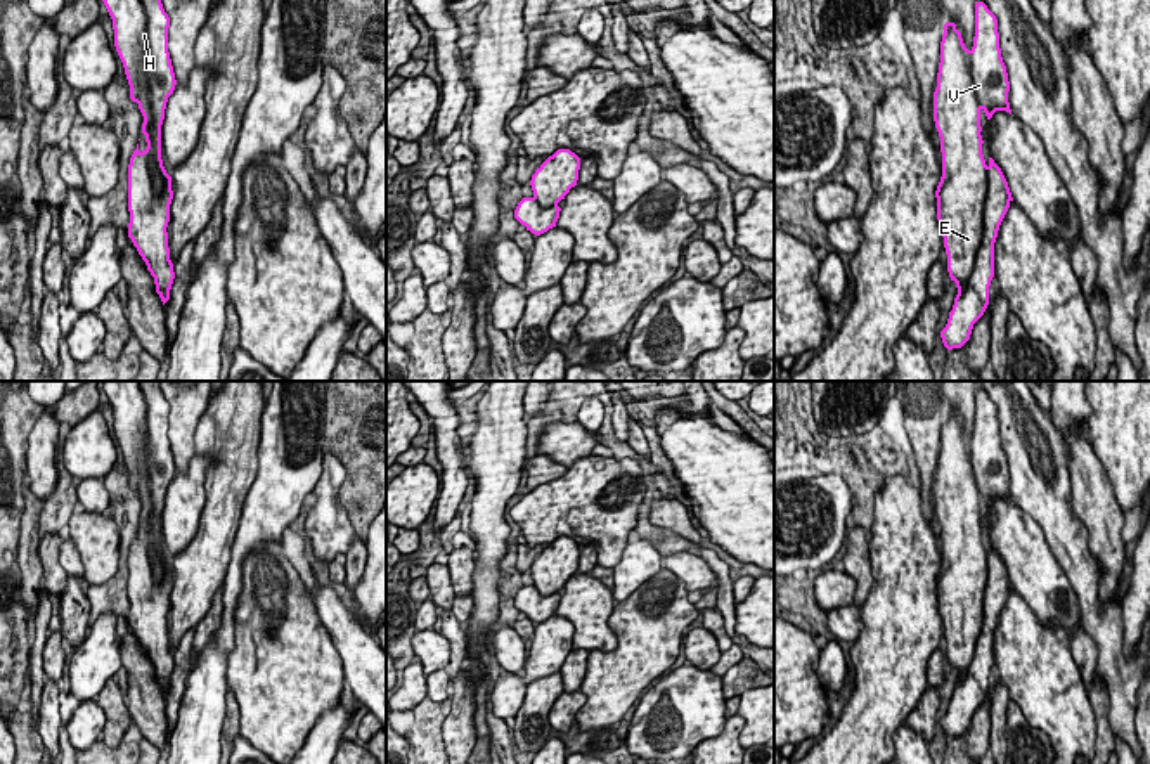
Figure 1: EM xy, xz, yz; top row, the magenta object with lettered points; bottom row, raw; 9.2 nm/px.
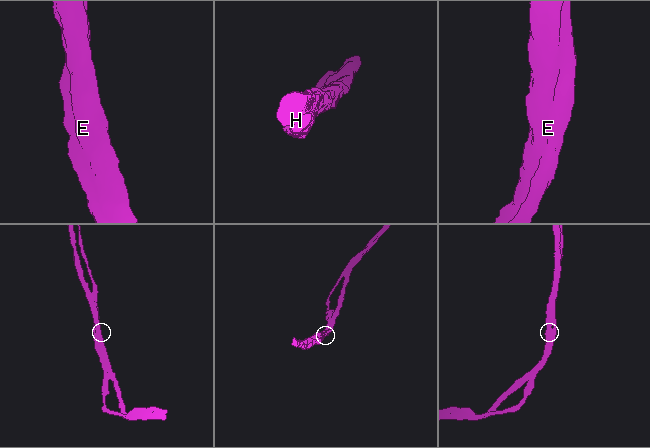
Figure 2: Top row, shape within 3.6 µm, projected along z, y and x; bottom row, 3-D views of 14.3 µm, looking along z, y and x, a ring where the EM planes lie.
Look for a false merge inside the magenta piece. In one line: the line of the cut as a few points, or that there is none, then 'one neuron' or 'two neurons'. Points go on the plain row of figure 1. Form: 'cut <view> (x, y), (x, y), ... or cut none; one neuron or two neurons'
cut none; one neuron

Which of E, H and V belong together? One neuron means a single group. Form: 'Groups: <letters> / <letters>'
Groups: E H V

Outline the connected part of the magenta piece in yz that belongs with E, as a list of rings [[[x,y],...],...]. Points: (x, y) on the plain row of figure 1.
[[[975,392],[975,424],[968,438],[954,411],[944,412],[934,509],[940,525],[942,565],[935,579],[937,608],[947,643],[947,660],[958,683],[946,715],[947,738],[961,736],[989,693],[994,665],[994,631],[1013,589],[992,546],[982,542],[980,501],[1011,502],[1010,469],[1001,445],[998,407]]]

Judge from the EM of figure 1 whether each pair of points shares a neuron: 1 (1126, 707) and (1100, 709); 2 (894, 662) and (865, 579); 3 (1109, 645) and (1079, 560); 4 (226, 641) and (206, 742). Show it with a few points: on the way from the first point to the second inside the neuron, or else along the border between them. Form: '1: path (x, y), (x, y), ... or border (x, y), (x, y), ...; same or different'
1: border (1097, 671), (1105, 686), (1109, 726), (1114, 733); different
2: border (868, 550), (872, 588), (859, 610); different
3: path (1104, 624), (1090, 607), (1085, 581); same
4: path (212, 666), (206, 681), (206, 718); same

